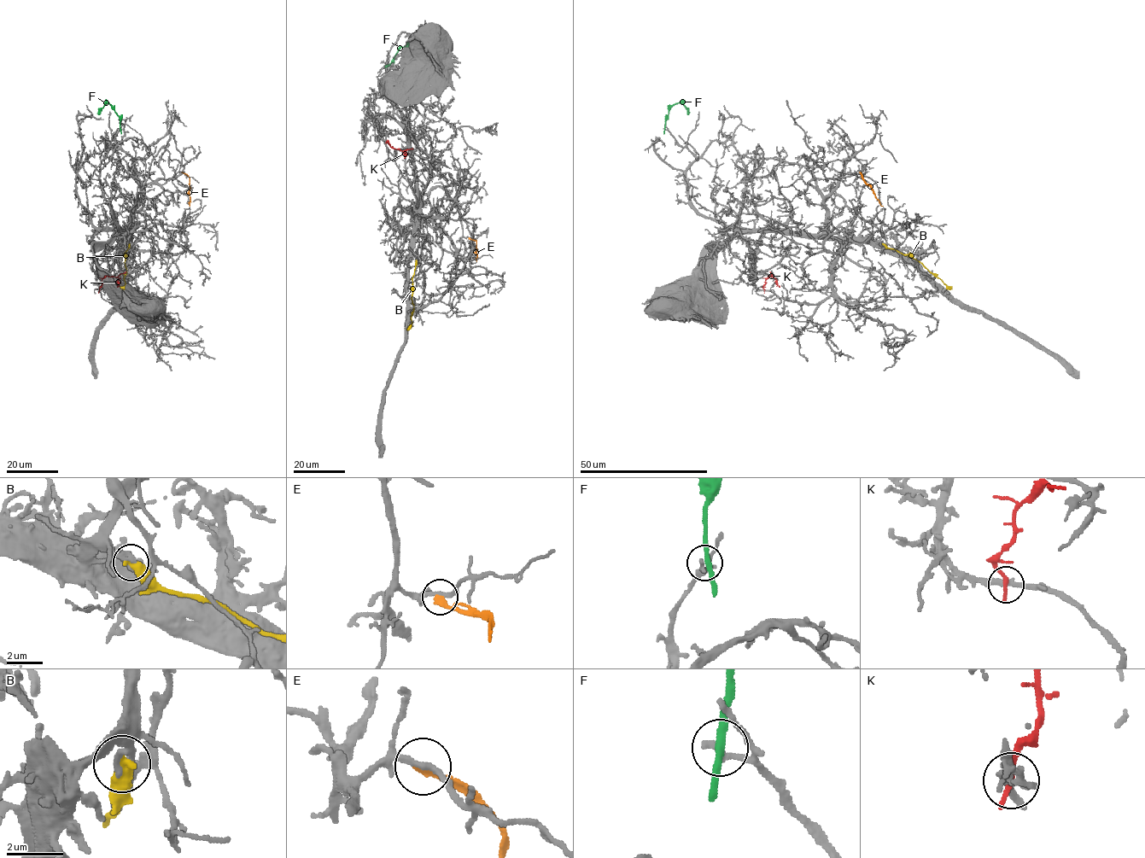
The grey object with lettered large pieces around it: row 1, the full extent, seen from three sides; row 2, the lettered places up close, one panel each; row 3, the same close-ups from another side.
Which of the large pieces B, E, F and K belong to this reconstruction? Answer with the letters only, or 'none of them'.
none of them

